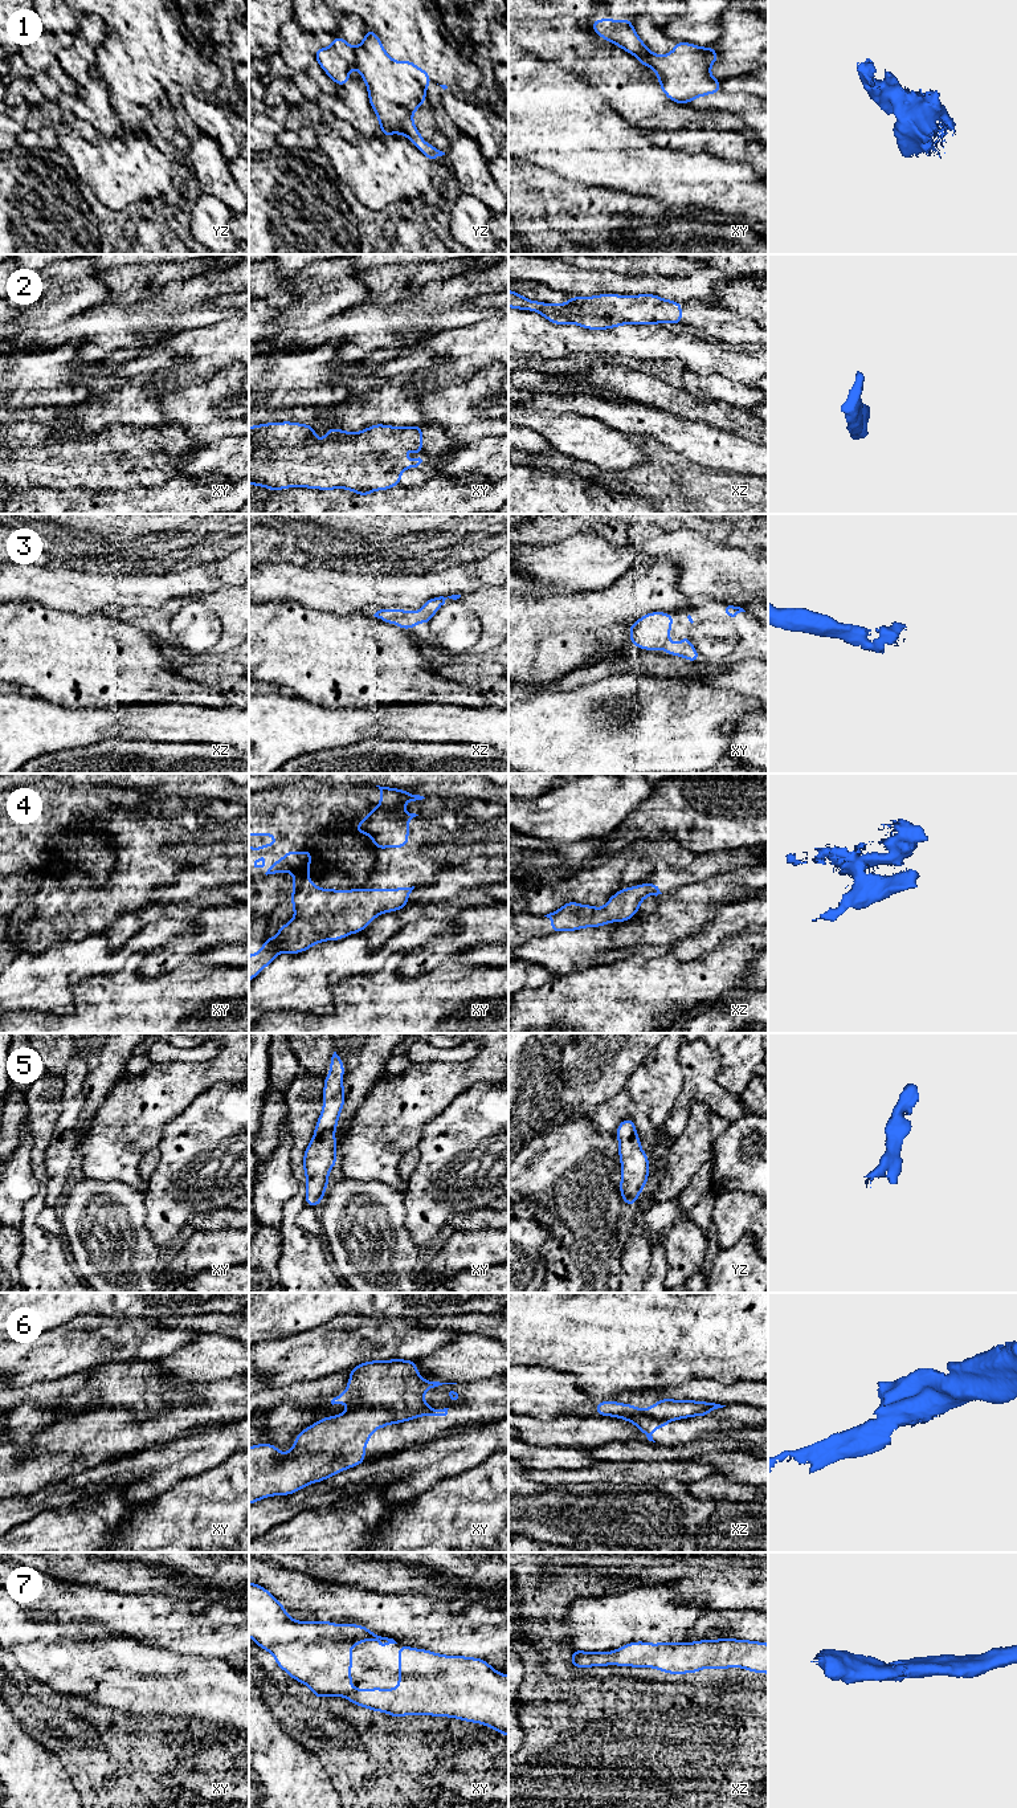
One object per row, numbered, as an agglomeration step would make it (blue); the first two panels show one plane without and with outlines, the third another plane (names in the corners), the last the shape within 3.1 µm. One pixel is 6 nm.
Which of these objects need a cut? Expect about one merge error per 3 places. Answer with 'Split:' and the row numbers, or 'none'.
Split: 1, 6

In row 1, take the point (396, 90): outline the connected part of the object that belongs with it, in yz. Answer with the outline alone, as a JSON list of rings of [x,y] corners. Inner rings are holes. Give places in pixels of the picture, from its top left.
[[[365,28],[365,38],[355,48],[355,66],[368,87],[368,101],[381,127],[380,136],[403,134],[430,162],[445,155],[422,139],[412,118],[428,99],[425,91],[432,82],[428,72],[408,58],[396,62],[369,28]]]

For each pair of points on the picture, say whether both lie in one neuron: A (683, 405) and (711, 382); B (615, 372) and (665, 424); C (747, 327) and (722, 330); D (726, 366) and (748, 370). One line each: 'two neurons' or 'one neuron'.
A: two neurons
B: two neurons
C: one neuron
D: one neuron

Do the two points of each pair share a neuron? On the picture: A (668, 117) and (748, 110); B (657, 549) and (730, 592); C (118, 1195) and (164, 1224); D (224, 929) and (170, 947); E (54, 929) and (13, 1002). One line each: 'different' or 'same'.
A: different
B: same
C: different
D: same
E: different

